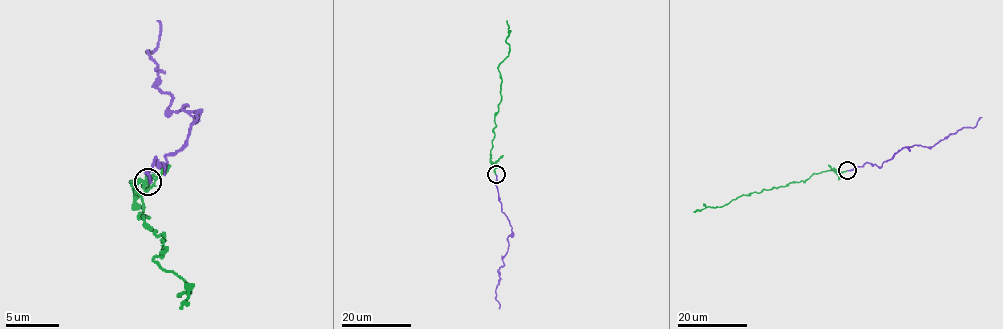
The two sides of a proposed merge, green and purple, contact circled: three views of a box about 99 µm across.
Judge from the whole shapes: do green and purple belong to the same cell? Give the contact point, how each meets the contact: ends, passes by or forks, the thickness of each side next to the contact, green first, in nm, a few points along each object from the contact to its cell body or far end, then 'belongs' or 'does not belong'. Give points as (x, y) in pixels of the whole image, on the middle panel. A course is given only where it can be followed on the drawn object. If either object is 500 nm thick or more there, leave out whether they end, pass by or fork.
(496, 174) | green ends | purple ends | 180/170 nm | green via (495, 174), (490, 149), (501, 98), (502, 80), (497, 67), (509, 50), (506, 21) | purple via (495, 174), (502, 211), (512, 228), (503, 265), (498, 271), (495, 298), (499, 309) | does not belong

